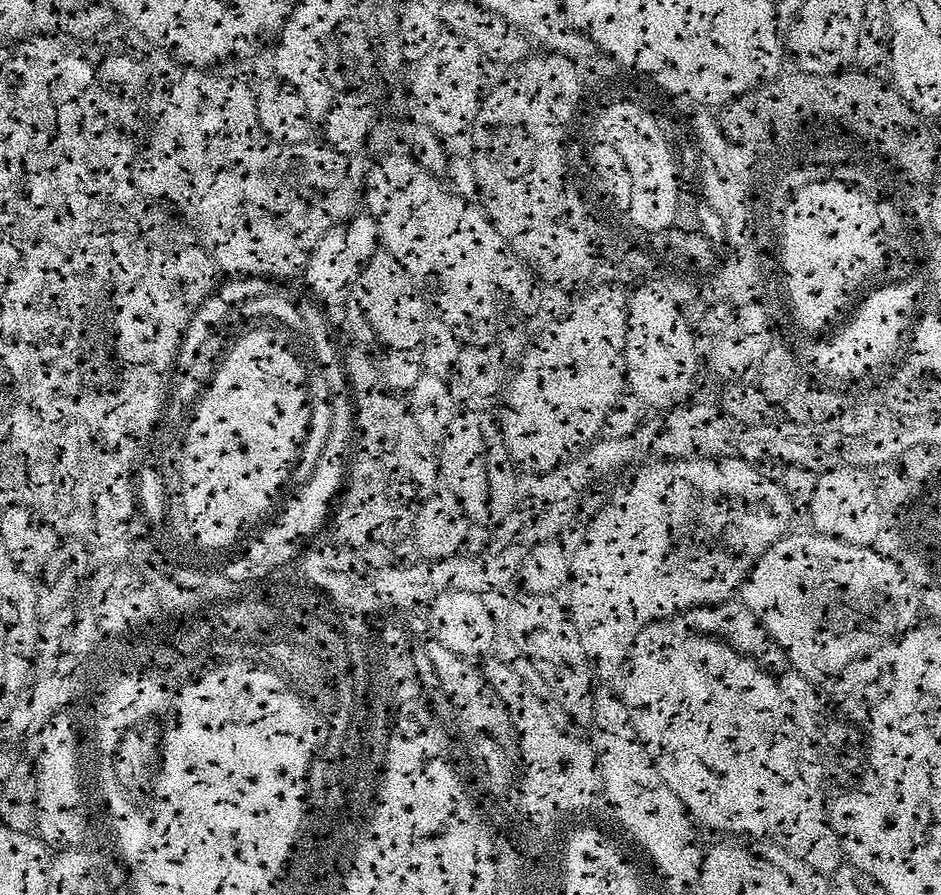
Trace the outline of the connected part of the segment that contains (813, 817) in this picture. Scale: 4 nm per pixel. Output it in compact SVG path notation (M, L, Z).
M707 604L701 608L679 612L669 620L654 621L650 626L643 628L638 638L634 638L632 647L628 649L623 680L622 697L638 732L638 738L650 754L654 766L658 766L662 782L666 782L666 786L670 786L670 790L678 794L684 808L697 825L705 824L716 832L741 832L742 835L752 836L751 838L757 841L770 839L795 857L802 858L807 865L827 874L836 872L840 865L845 863L844 851L834 826L824 824L824 804L820 796L820 764L816 764L816 748L812 748L812 735L818 731L818 718L822 714L822 702L825 697L816 689L819 687L813 681L802 678L802 674L794 670L778 642L770 638L770 634L745 604Z

